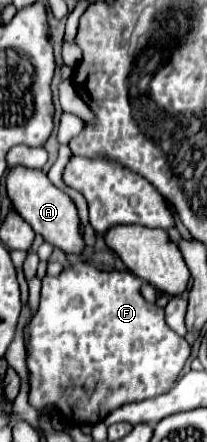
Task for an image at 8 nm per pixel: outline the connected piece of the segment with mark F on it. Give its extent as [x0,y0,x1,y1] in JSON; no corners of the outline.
[28,263,190,425]

